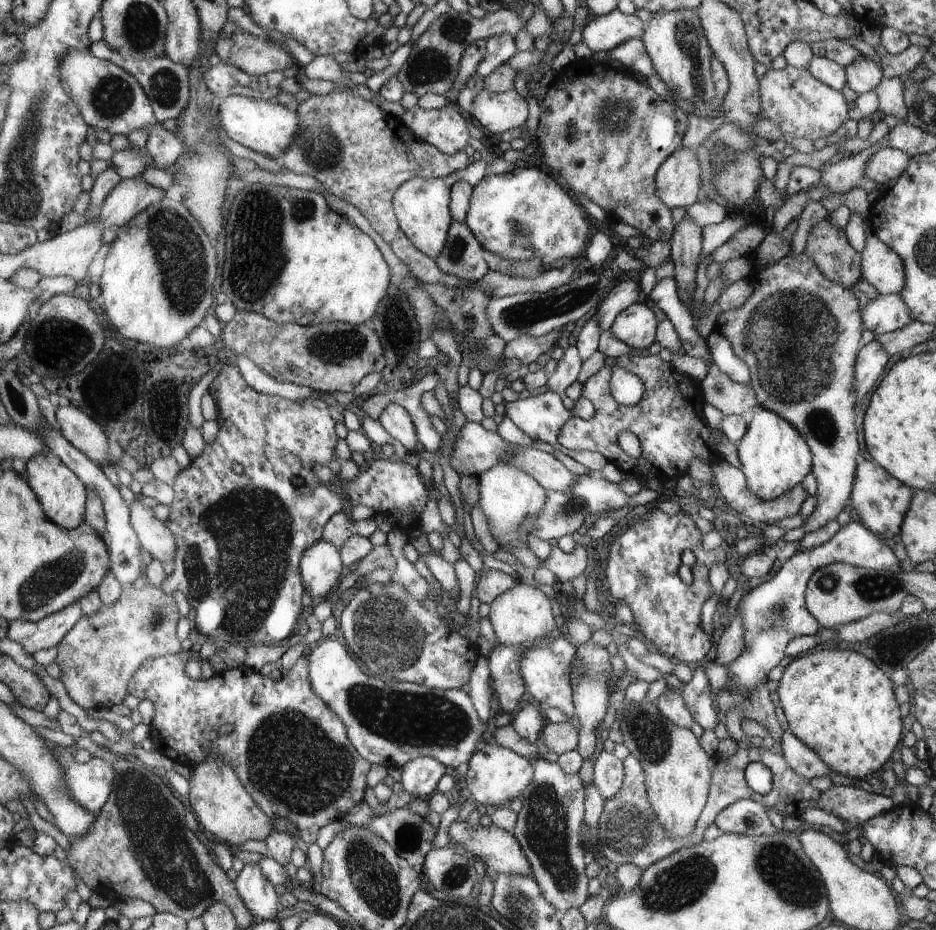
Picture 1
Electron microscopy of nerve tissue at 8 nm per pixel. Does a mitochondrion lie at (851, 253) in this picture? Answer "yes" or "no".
no

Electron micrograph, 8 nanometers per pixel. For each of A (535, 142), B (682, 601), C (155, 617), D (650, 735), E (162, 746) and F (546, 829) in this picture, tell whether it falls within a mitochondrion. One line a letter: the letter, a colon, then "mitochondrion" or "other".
A: other
B: other
C: mitochondrion
D: mitochondrion
E: other
F: mitochondrion

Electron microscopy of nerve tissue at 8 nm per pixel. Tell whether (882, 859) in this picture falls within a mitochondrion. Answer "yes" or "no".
no

